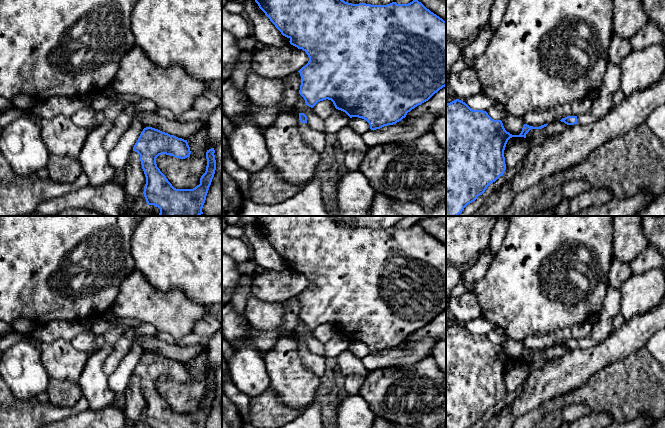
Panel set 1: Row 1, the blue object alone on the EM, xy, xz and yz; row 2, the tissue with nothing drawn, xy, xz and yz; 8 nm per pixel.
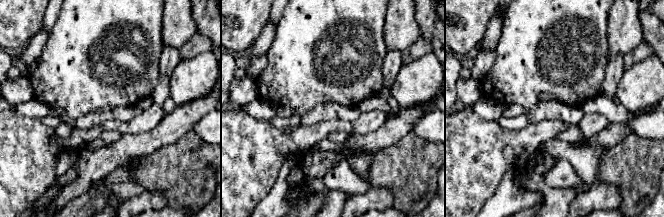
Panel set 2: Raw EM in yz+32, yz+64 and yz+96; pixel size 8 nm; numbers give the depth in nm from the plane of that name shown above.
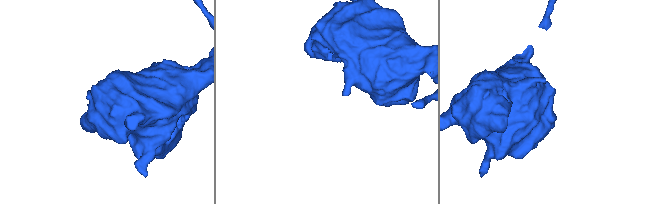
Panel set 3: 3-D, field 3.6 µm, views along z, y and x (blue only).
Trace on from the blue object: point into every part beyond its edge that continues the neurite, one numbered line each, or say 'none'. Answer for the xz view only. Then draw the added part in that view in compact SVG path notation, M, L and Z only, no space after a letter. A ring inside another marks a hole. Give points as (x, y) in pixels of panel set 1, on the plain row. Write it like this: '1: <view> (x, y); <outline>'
1: xz (314, 363); M308 347L300 348L300 358L304 366L313 374L321 377L325 372L325 357L309 351Z

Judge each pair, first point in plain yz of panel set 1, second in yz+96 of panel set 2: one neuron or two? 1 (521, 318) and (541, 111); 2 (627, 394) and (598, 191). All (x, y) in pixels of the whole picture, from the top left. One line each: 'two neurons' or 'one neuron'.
1: two neurons
2: two neurons

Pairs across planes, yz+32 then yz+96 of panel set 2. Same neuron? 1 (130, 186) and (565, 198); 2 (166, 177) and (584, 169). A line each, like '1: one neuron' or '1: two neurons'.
1: two neurons
2: two neurons

